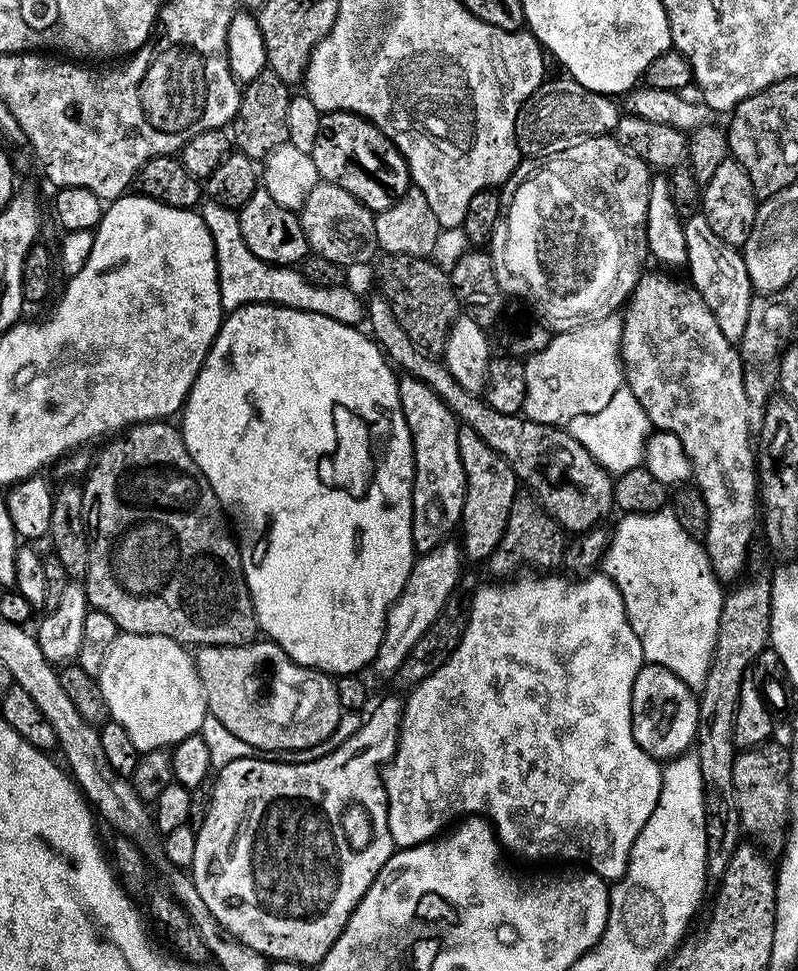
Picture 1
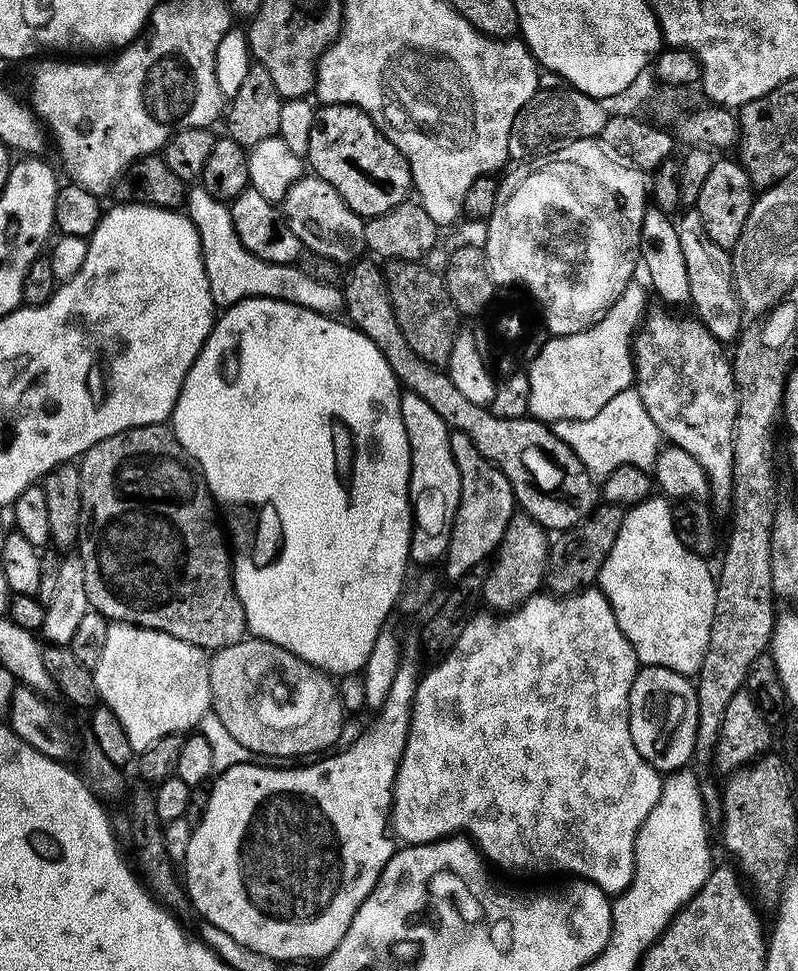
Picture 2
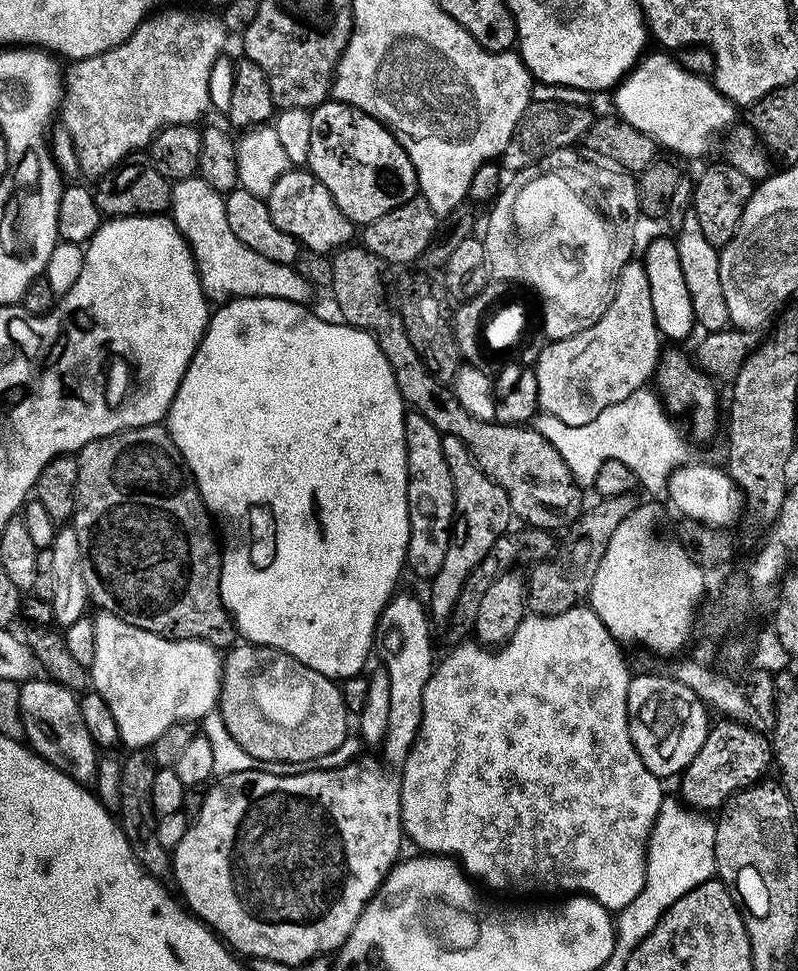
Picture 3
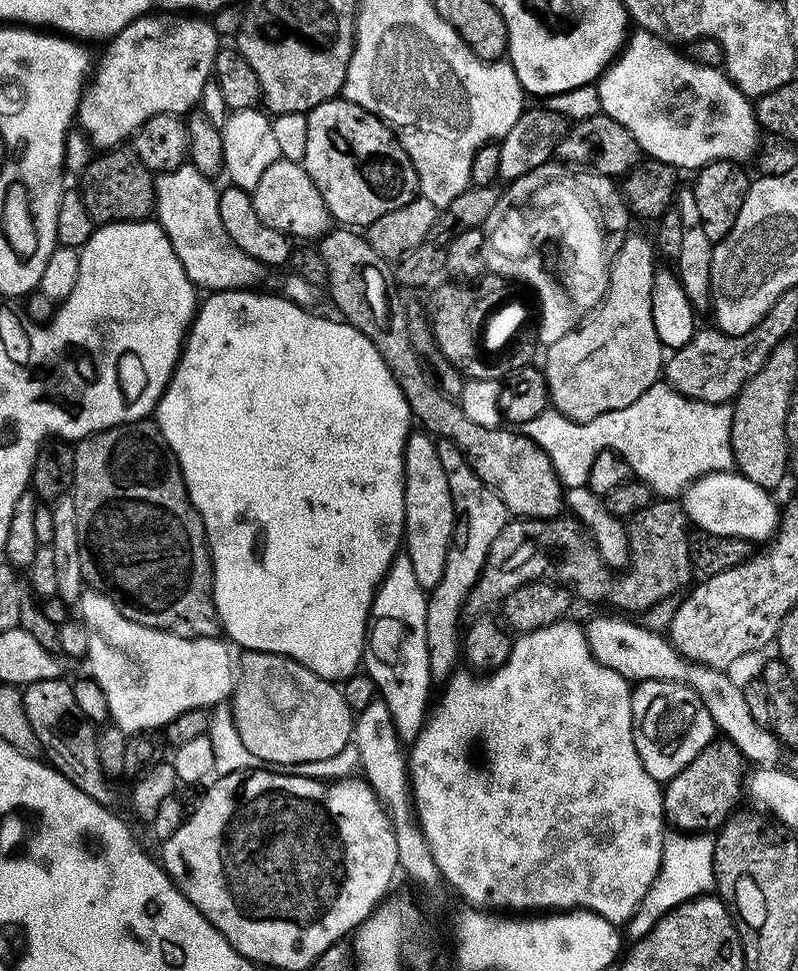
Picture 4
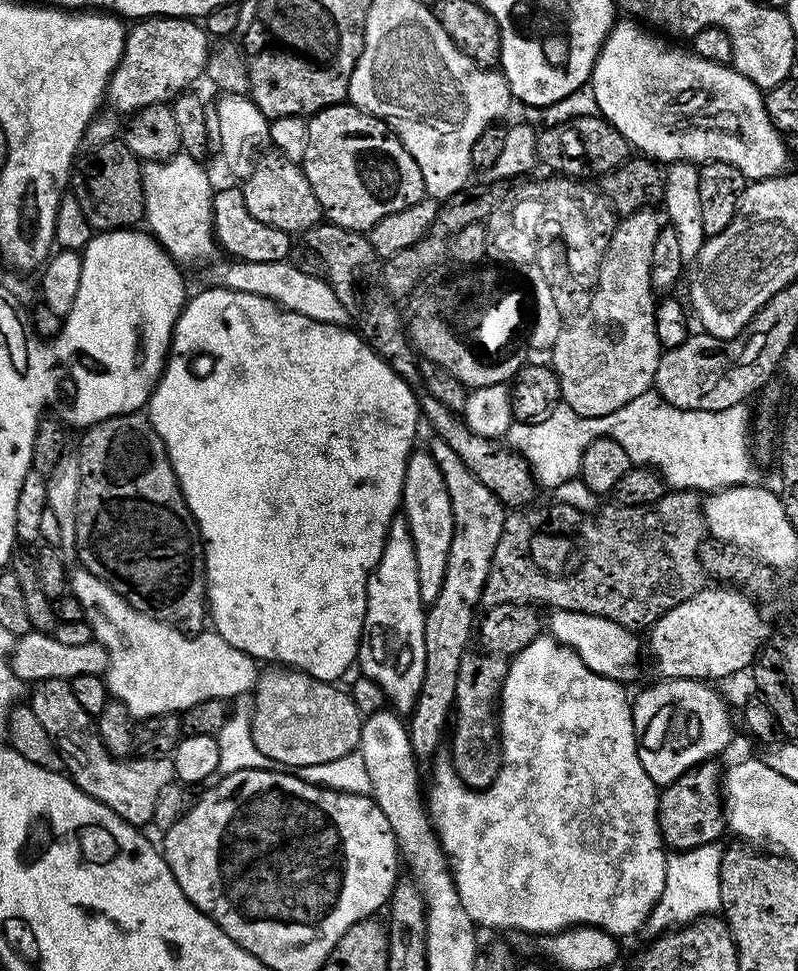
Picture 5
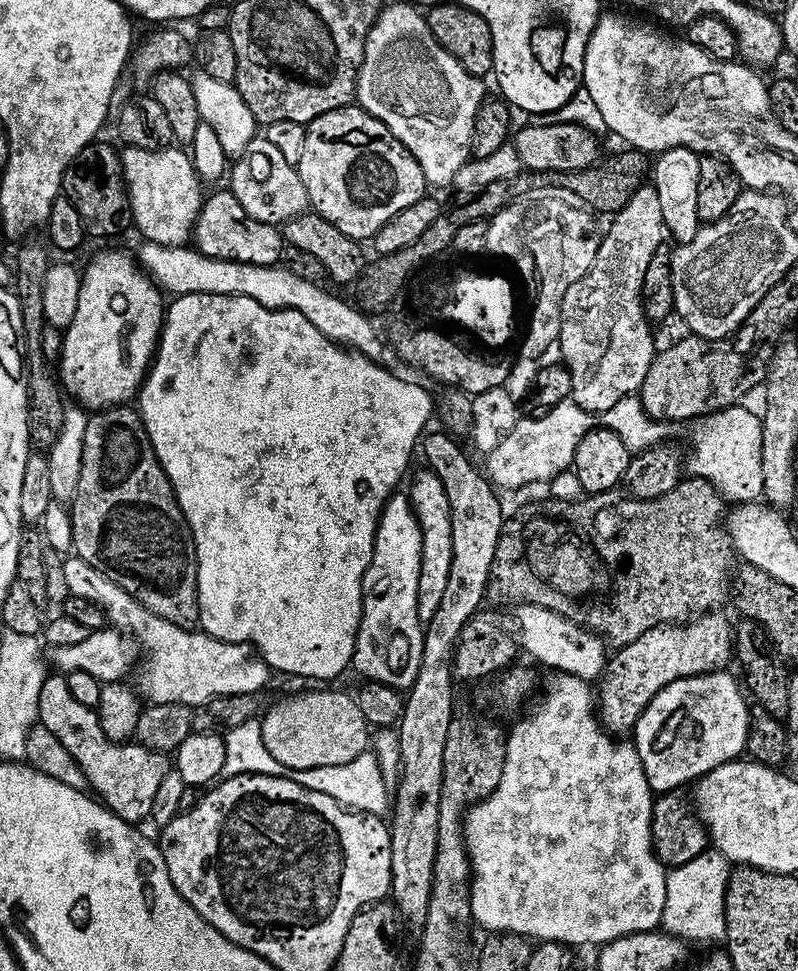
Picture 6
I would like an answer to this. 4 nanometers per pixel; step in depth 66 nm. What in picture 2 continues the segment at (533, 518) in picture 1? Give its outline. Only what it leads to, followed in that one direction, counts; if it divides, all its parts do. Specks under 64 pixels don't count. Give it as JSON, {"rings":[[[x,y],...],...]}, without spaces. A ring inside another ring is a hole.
{"rings":[[[523,514],[513,516],[510,526],[506,526],[506,534],[499,548],[494,553],[492,569],[487,569],[484,577],[482,600],[493,608],[489,608],[493,613],[507,614],[541,591],[550,555],[548,536],[544,527],[530,517]]]}

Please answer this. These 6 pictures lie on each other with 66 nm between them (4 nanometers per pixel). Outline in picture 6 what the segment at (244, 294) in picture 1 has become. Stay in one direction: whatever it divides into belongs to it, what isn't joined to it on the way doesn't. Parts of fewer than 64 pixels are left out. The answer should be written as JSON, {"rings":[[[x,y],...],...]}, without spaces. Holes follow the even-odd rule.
{"rings":[[[169,146],[158,150],[125,147],[120,152],[120,171],[132,207],[132,224],[141,232],[141,237],[145,241],[160,243],[164,247],[179,248],[187,245],[192,240],[192,229],[196,226],[202,203],[202,191],[200,192],[202,181],[196,175],[191,155],[180,146]]]}

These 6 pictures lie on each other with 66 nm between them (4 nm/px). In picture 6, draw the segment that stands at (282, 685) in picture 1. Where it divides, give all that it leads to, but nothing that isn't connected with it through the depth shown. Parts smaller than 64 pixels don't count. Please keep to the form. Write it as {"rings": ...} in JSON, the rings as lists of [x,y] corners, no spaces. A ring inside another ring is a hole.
{"rings":[[[300,692],[297,696],[288,696],[285,700],[280,700],[272,709],[263,713],[260,720],[260,733],[262,734],[262,742],[266,746],[266,750],[282,766],[286,766],[291,769],[293,773],[298,770],[310,770],[311,768],[337,768],[342,766],[346,762],[354,762],[354,758],[358,758],[358,754],[369,751],[370,748],[370,725],[362,718],[362,710],[358,710],[355,699],[351,695],[348,696],[344,692]]]}

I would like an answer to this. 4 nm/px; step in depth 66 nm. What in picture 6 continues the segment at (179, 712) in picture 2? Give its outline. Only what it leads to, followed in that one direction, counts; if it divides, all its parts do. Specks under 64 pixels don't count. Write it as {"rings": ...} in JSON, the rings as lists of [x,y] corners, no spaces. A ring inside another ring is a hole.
{"rings":[[[69,555],[64,561],[64,570],[66,586],[71,595],[90,598],[90,602],[94,602],[104,612],[105,621],[111,627],[134,637],[142,653],[142,664],[144,660],[138,688],[145,701],[195,706],[213,700],[216,696],[259,693],[260,687],[267,682],[270,675],[268,663],[252,645],[215,640],[203,630],[179,628],[158,618],[133,596],[126,594],[122,586],[110,582],[110,578],[102,574],[102,570],[94,570],[94,566],[90,566],[90,562],[86,562],[81,556]]]}

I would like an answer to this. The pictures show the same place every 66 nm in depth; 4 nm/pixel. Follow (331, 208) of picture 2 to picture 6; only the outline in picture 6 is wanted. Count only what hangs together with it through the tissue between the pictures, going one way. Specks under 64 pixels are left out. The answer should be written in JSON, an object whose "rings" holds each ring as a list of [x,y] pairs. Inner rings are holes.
{"rings":[[[257,138],[250,141],[243,154],[235,157],[231,174],[230,191],[238,202],[242,202],[242,210],[246,210],[250,218],[258,218],[258,222],[282,226],[290,218],[301,216],[309,207],[306,186],[302,186],[295,164],[286,162],[282,153],[270,146],[268,140]]]}

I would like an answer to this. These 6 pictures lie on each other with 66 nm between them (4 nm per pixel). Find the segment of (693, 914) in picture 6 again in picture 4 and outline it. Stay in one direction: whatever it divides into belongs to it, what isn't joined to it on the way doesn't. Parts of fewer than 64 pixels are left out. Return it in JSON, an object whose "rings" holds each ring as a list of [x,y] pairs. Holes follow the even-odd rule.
{"rings":[[[672,834],[665,839],[662,850],[662,862],[646,898],[636,907],[635,914],[626,925],[626,936],[629,941],[642,939],[660,919],[680,904],[685,904],[695,896],[703,896],[713,891],[716,883],[714,874],[715,839],[708,834]]]}

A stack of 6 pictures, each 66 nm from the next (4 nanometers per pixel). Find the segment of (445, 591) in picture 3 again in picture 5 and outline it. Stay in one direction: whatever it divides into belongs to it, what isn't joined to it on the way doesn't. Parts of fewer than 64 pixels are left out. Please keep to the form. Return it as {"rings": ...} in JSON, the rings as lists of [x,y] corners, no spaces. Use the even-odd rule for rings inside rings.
{"rings":[[[432,438],[426,451],[434,458],[442,478],[446,478],[446,490],[450,493],[450,506],[454,510],[454,542],[450,542],[450,559],[446,561],[446,578],[442,578],[442,590],[438,598],[427,605],[424,614],[424,641],[426,642],[426,670],[422,674],[422,690],[407,717],[410,746],[417,758],[432,758],[441,751],[440,739],[445,739],[450,717],[454,712],[458,690],[458,666],[462,666],[464,653],[469,651],[468,639],[474,636],[474,621],[481,607],[482,590],[486,586],[486,574],[490,574],[490,562],[494,558],[494,546],[502,538],[502,526],[506,515],[505,505],[458,458],[450,442]]]}

